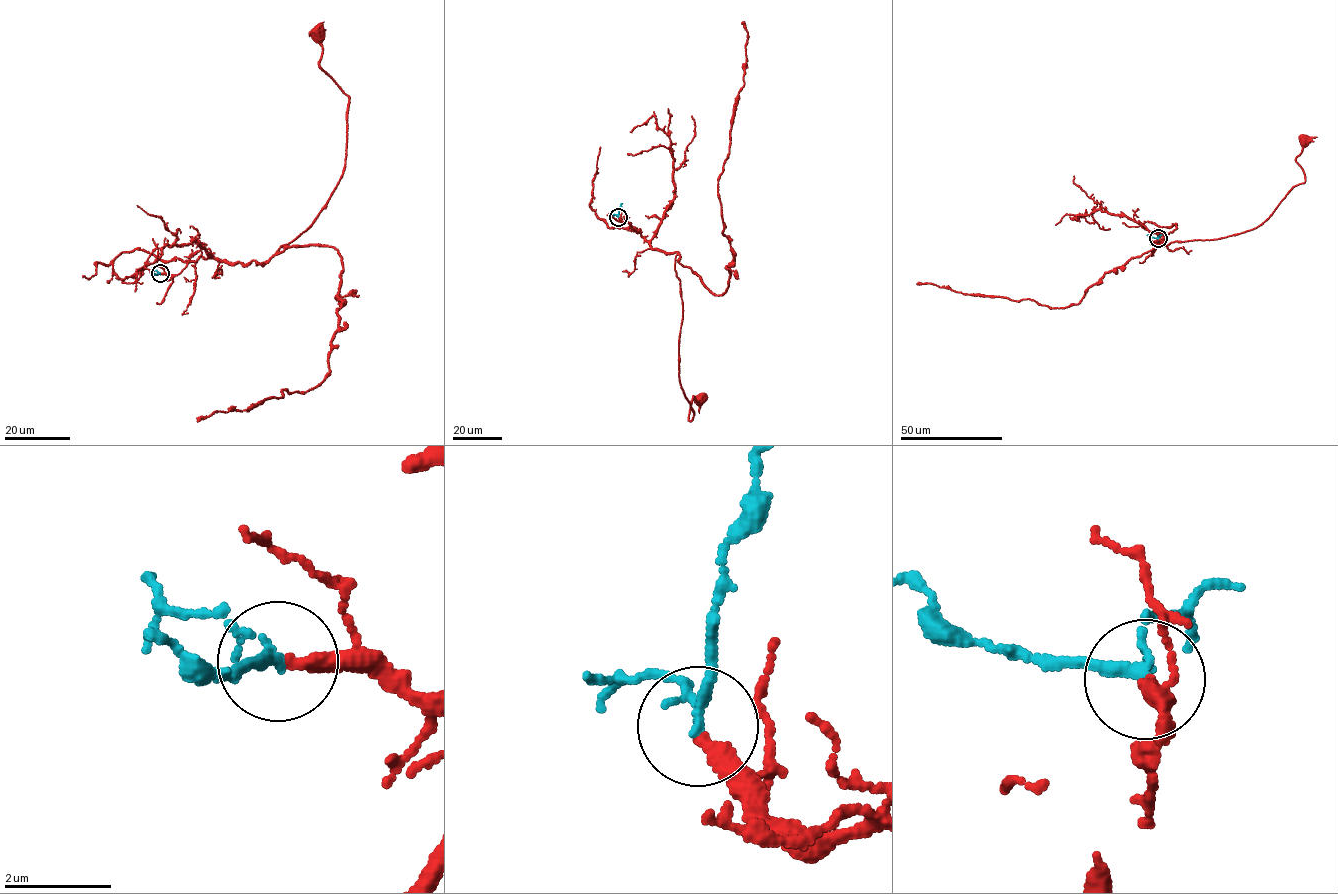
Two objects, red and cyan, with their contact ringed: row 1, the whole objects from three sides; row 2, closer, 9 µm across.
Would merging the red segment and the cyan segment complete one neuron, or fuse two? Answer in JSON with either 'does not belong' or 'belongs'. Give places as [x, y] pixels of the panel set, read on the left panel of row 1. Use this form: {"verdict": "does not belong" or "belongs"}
{"verdict": "belongs"}

